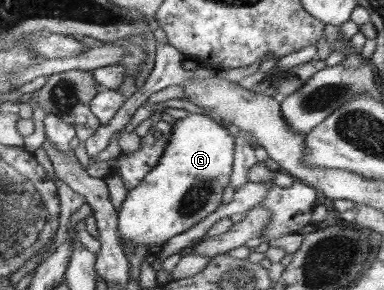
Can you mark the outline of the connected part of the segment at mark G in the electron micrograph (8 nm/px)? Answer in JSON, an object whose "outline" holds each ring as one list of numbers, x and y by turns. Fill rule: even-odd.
{"outline":[[189,113,172,124,171,137,159,163,139,186,128,190,118,212,119,237,125,242,144,244,147,249,163,245,175,235,205,220,222,204,222,194,232,180,236,140,219,119]]}

